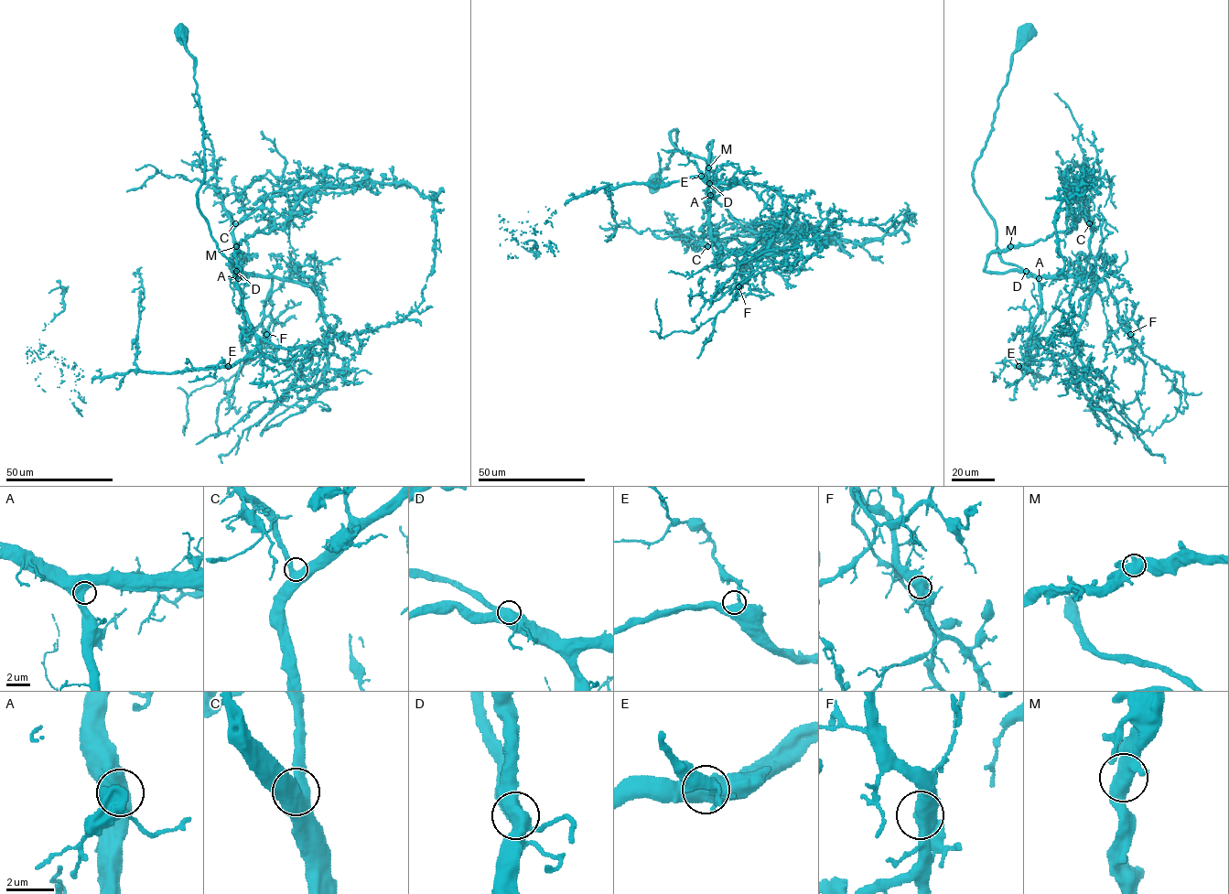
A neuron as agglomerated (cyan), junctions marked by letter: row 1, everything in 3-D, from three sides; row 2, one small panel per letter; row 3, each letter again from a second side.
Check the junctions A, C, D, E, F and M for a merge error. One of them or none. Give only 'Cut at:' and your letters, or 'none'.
Cut at: none

